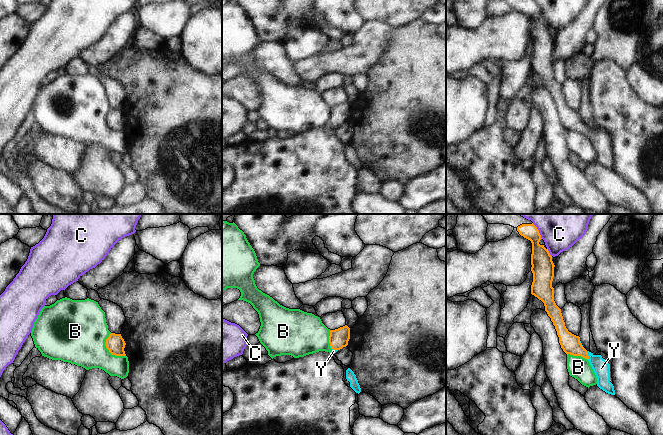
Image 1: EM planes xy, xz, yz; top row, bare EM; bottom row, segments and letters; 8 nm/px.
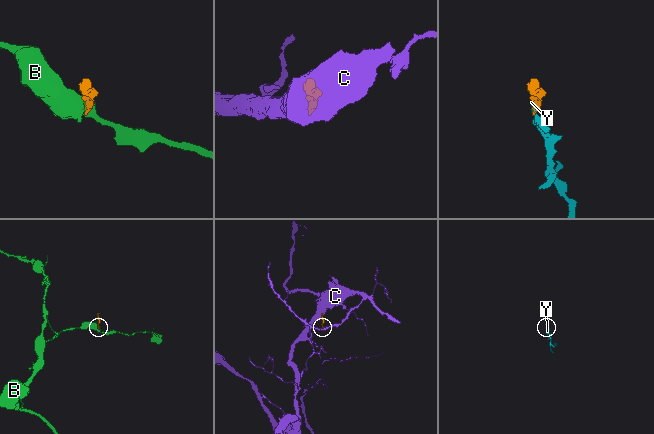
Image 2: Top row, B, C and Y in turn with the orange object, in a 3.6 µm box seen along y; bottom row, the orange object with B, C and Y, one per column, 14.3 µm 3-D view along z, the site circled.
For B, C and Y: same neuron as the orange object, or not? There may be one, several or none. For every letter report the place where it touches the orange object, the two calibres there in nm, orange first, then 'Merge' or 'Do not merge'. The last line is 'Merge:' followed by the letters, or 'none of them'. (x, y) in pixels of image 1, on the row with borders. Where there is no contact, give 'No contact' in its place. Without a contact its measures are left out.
B: Touches orange at xy (114, 354). Thickness 150 nm (orange) against 320 nm. Do not merge
C: Touches orange at yz (538, 231). Thickness 170 nm (orange) against 440 nm. Do not merge
Y: Touches orange at yz (587, 355). Thickness 160 nm (orange) against 140 nm. Merge
Merge: Y

